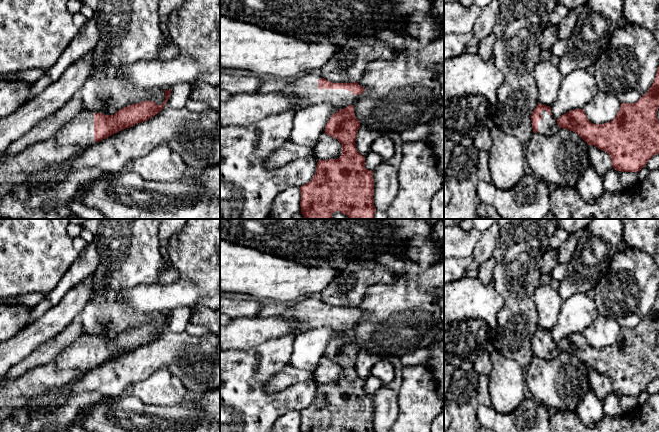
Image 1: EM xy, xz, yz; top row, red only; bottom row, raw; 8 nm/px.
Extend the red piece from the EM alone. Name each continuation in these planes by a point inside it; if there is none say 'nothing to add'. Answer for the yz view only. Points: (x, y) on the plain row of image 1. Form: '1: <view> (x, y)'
1: yz (547, 350)

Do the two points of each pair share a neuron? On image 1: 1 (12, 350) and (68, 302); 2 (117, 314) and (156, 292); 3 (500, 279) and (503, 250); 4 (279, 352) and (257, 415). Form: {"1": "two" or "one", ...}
{"1": "one", "2": "two", "3": "one", "4": "one"}

